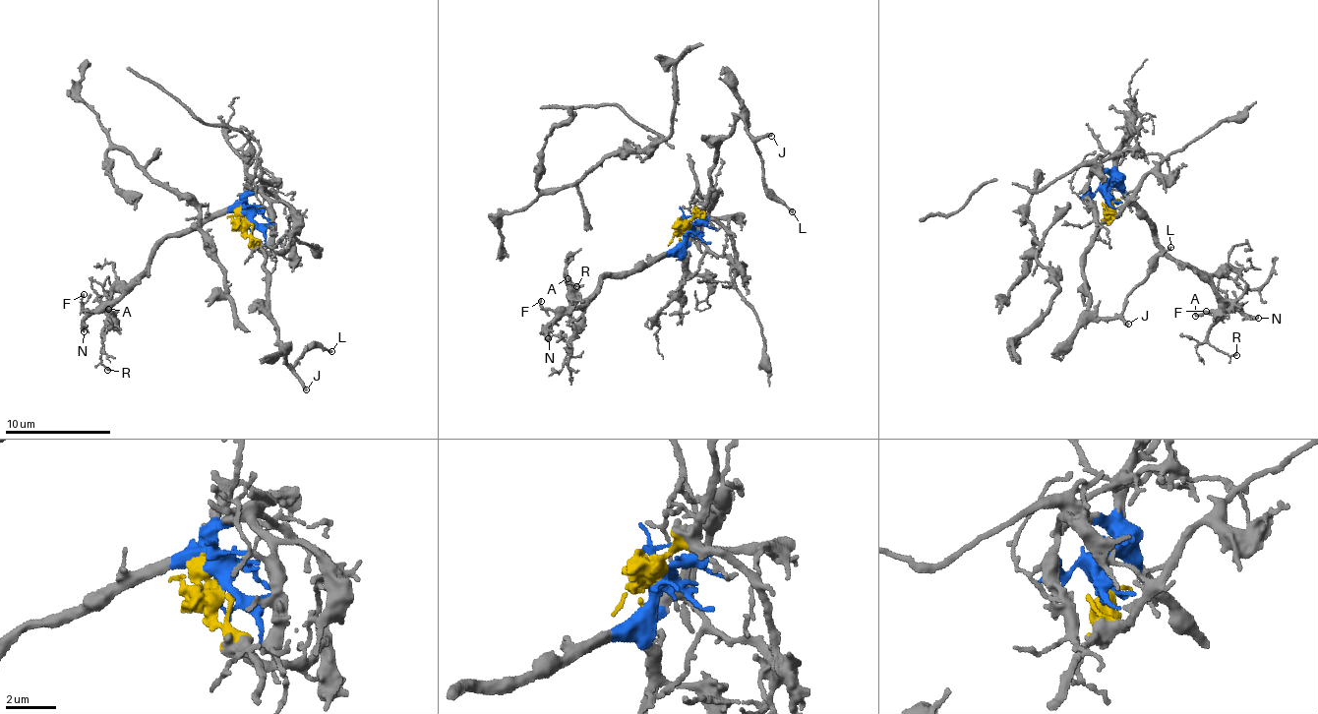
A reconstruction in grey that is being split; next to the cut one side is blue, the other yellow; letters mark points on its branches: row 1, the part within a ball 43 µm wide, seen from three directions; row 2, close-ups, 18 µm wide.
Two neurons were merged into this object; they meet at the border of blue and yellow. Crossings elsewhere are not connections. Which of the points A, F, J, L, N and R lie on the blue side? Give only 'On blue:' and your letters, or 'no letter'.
On blue: A, F, N, R

